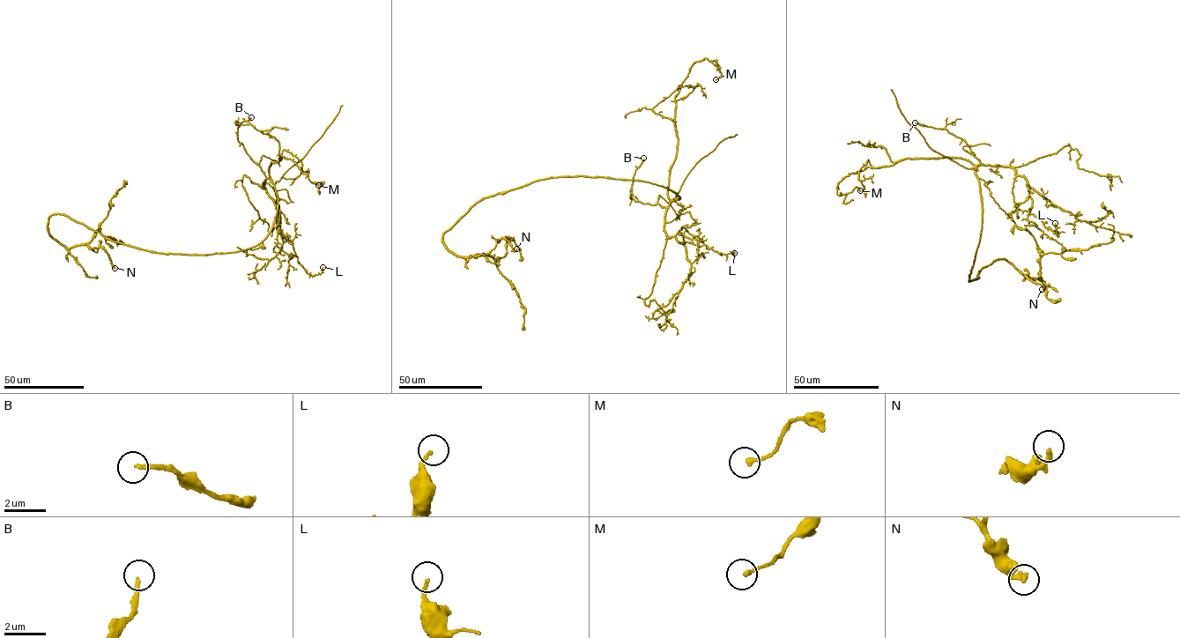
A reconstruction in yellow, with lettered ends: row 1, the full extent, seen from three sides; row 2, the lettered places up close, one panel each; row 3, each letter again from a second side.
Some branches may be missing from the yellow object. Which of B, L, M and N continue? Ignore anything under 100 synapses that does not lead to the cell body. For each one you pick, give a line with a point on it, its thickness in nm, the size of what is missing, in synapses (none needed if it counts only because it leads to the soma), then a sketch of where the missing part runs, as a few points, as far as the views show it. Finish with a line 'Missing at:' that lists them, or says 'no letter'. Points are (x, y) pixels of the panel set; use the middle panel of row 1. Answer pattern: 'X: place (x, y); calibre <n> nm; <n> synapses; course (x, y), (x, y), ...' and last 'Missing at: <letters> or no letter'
Missing at: no letter

